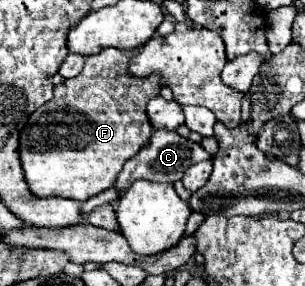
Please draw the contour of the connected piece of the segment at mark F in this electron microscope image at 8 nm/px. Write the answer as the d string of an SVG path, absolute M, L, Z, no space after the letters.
M106 48L102 54L88 56L84 70L78 76L56 84L54 98L30 116L30 126L26 126L20 134L20 158L26 182L36 196L62 196L84 202L90 196L110 188L116 182L124 162L136 156L140 148L148 146L154 128L146 114L146 104L150 98L160 96L160 74L150 74L146 78L132 76L128 66L136 54L138 50L124 52Z

